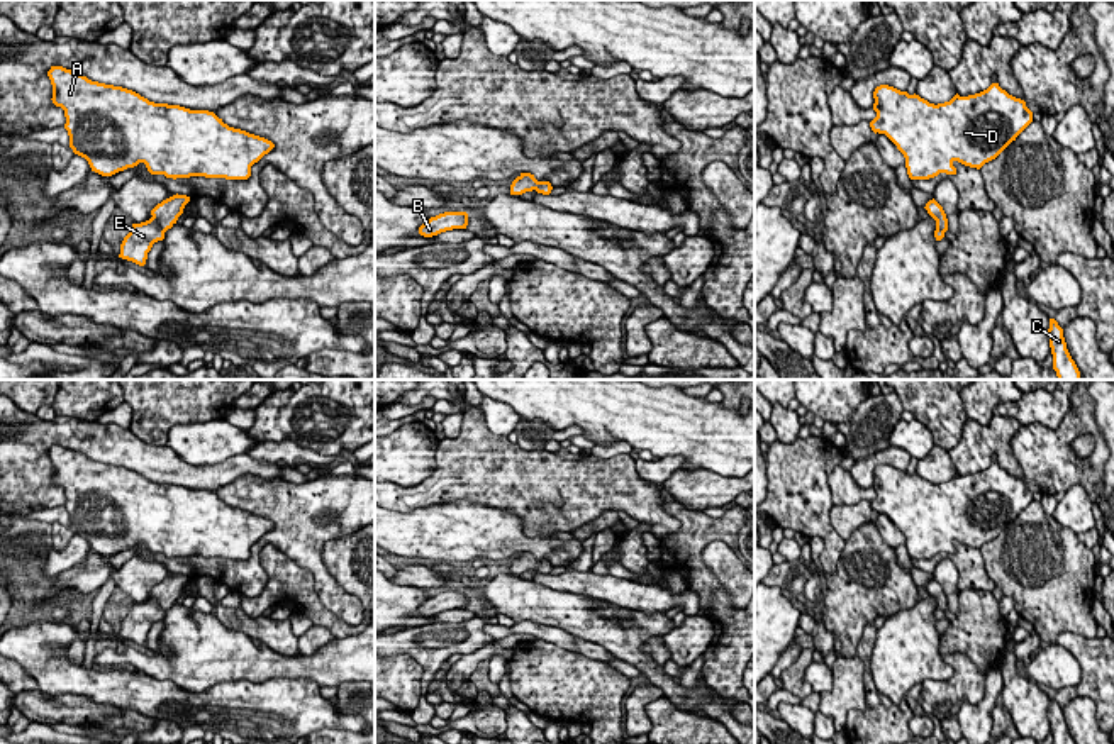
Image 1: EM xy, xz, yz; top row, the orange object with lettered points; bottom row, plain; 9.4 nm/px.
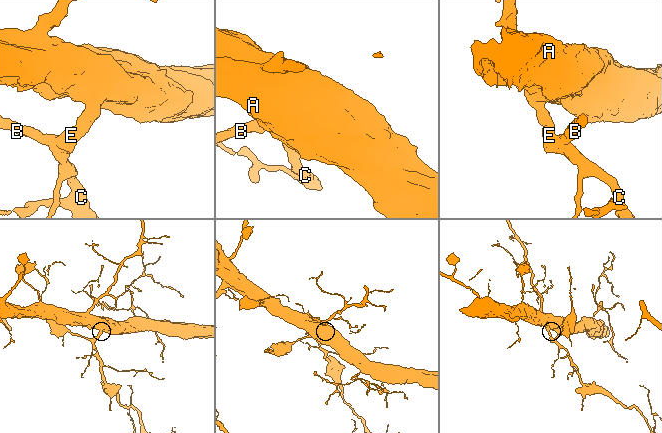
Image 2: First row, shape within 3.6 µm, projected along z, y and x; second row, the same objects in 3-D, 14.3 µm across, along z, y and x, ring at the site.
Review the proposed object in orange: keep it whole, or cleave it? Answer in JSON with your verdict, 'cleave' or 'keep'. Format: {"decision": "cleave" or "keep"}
{"decision": "keep"}

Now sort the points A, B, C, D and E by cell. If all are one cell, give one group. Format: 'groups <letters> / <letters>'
groups A B C D E

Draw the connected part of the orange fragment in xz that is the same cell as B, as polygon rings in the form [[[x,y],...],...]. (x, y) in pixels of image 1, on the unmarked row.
[[[444,591],[431,597],[419,607],[419,614],[424,617],[432,617],[453,608],[466,608],[468,593],[466,591]]]

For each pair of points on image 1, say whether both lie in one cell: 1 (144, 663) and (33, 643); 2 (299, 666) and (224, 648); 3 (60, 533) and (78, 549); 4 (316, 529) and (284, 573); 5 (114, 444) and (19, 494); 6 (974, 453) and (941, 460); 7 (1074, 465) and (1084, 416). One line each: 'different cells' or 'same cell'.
1: different cells
2: same cell
3: different cells
4: different cells
5: same cell
6: different cells
7: same cell

